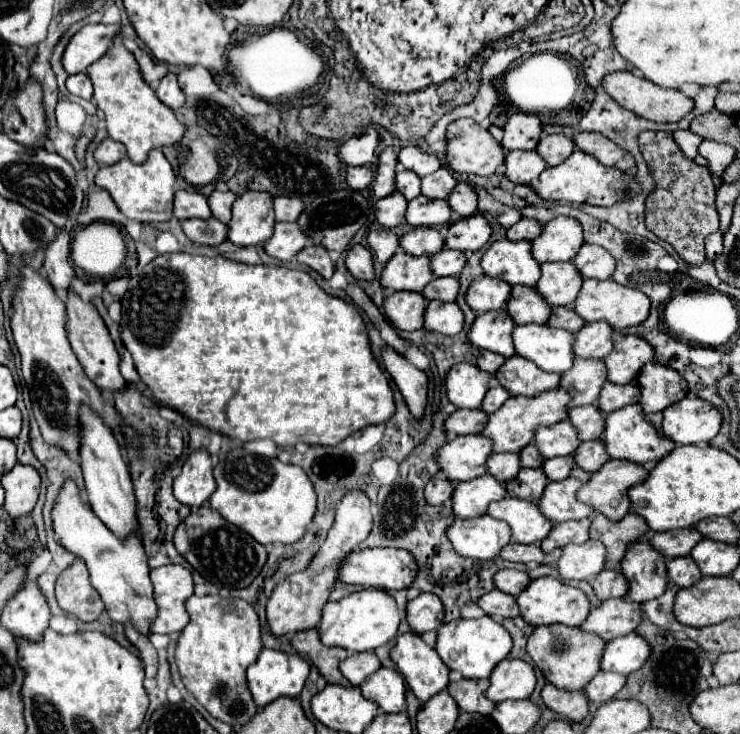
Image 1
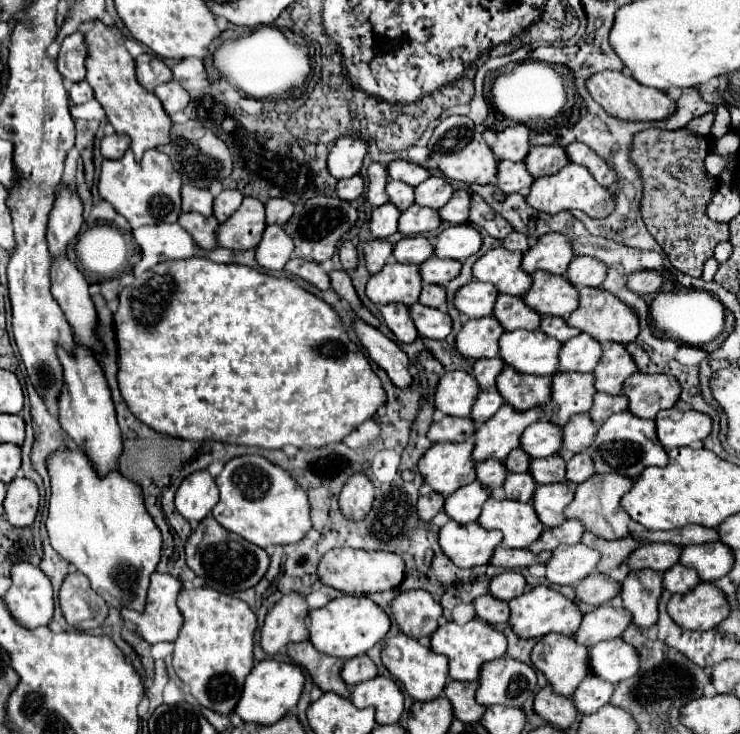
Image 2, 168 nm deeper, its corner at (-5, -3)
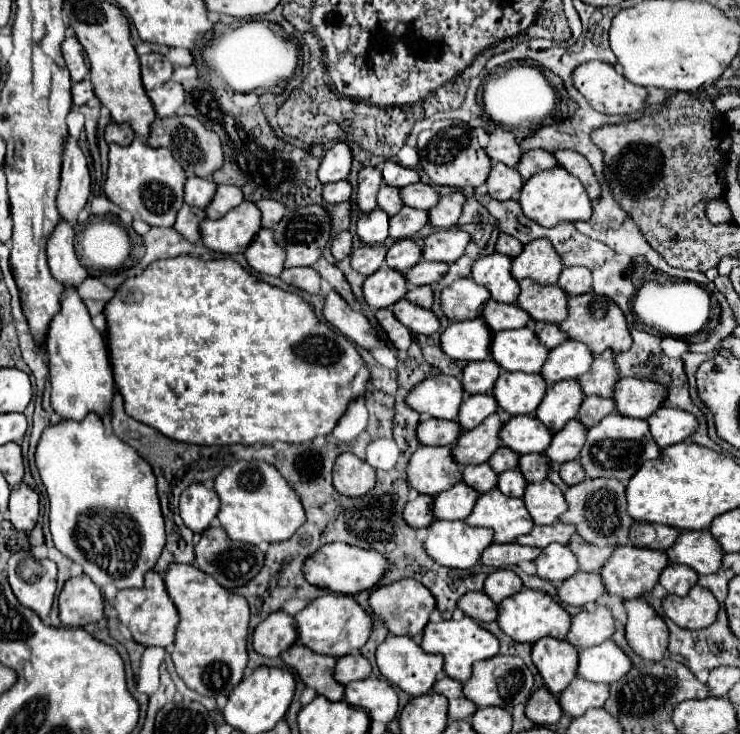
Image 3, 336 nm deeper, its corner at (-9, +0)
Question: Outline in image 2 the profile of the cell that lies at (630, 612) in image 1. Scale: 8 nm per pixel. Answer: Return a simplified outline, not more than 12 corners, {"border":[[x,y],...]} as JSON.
{"border":[[601,605],[585,613],[575,641],[593,647],[621,637],[633,617]]}

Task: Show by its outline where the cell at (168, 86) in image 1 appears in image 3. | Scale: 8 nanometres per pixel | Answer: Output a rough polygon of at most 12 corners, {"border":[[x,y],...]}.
{"border":[[177,82],[147,92],[159,118],[173,116],[185,102]]}

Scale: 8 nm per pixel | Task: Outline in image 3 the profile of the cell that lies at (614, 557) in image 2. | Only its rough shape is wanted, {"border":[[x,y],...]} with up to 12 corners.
{"border":[[571,536],[567,546],[581,572],[597,572],[615,550],[585,544]]}

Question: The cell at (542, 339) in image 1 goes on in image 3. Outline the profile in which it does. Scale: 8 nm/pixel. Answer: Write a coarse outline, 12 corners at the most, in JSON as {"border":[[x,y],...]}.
{"border":[[531,328],[493,334],[491,358],[539,374],[549,350]]}

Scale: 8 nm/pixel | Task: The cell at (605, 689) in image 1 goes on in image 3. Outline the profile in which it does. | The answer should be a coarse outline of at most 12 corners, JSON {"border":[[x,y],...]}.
{"border":[[583,678],[557,696],[565,714],[577,718],[601,708],[609,696],[607,684]]}

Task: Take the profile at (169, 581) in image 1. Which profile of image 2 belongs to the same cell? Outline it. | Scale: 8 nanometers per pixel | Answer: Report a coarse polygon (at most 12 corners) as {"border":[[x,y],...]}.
{"border":[[151,575],[143,613],[121,609],[147,643],[175,641],[183,625],[173,575]]}

